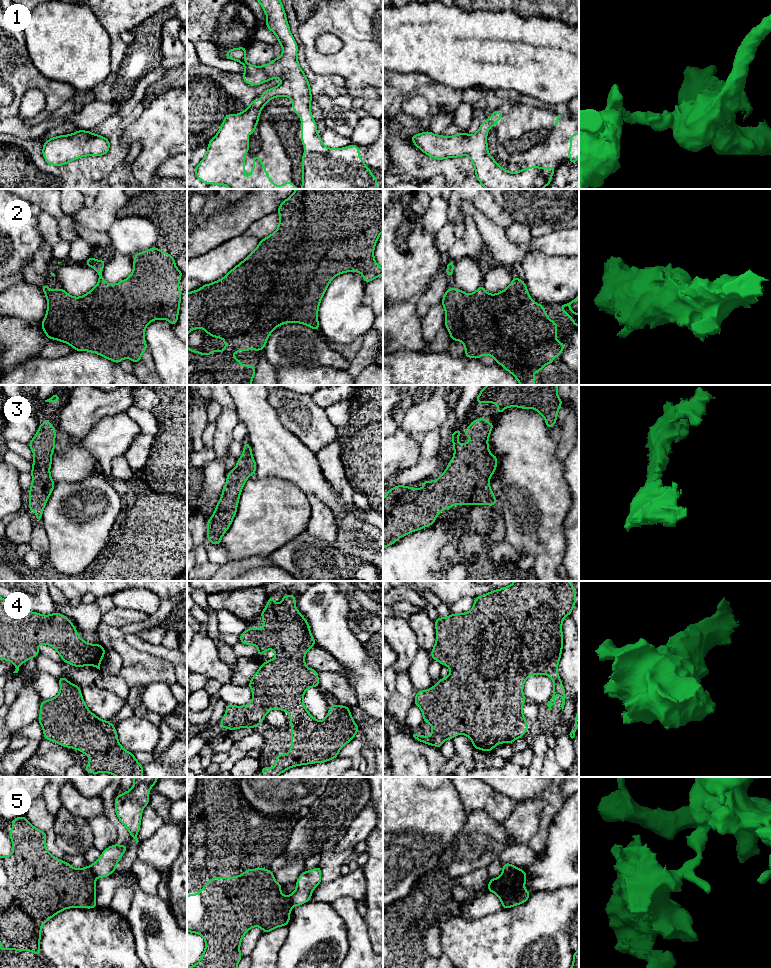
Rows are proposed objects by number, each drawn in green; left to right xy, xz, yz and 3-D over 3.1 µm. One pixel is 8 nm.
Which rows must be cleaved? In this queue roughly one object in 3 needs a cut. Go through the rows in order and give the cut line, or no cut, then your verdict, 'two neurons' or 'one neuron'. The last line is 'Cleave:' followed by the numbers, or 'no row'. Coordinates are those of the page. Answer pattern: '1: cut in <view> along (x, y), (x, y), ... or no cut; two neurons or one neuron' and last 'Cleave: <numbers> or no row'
1: no cut; one neuron
2: cut in xz along (247, 257), (264, 274), (297, 271), (299, 293), (319, 302); two neurons
3: no cut; one neuron
4: no cut; one neuron
5: cut in yz along (516, 868), (502, 874); two neurons
Cleave: 2, 5

